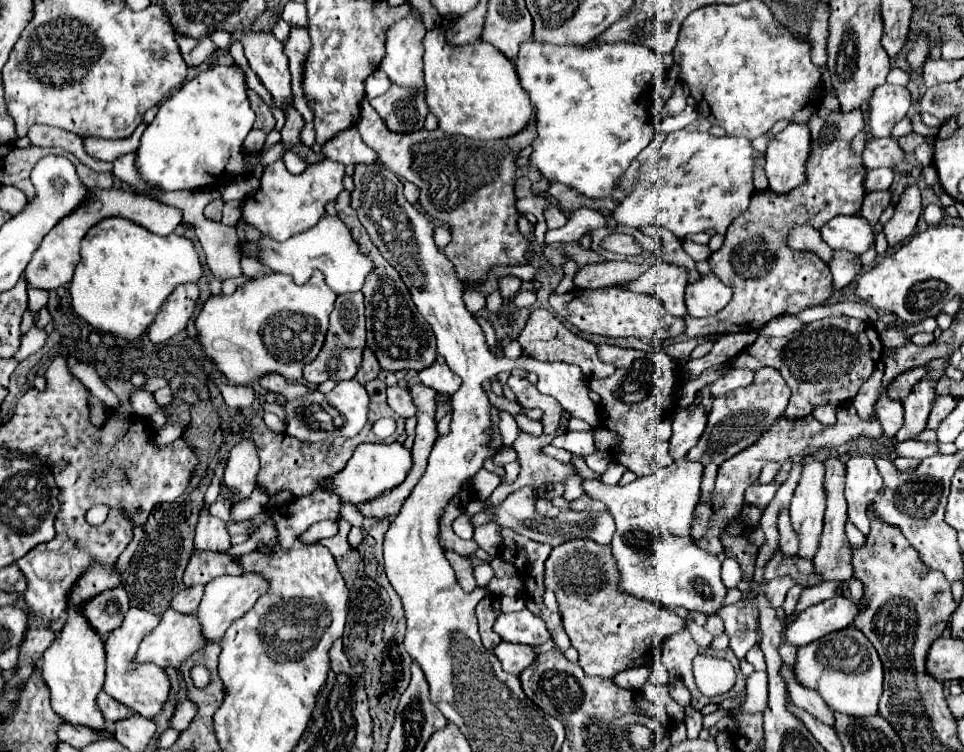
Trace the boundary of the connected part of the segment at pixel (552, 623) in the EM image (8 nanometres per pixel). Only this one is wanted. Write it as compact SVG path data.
M507 528L501 532L501 536L503 536L501 558L503 558L505 562L515 564L517 570L521 572L521 578L523 578L525 588L527 588L527 592L529 592L527 608L529 608L535 616L541 616L541 618L545 620L545 624L547 624L547 628L549 628L549 632L551 632L551 636L553 636L557 648L565 650L565 648L569 646L569 638L565 636L565 630L563 630L563 626L561 626L561 616L555 614L555 612L551 612L551 610L543 604L543 594L545 594L545 584L543 584L543 576L545 576L545 560L547 560L547 556L551 554L551 546L549 546L549 544L535 542L535 540L529 540L529 538L525 538L525 536L521 536L521 534L513 532L513 530L507 530Z

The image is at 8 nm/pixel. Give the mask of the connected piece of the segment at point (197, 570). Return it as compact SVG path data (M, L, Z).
M193 552L183 574L183 582L187 588L191 588L197 584L207 584L225 574L241 574L241 568L231 556L219 552Z

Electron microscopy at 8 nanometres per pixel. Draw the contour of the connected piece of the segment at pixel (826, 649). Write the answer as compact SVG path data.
M853 624L799 648L793 672L801 686L819 692L827 706L835 712L853 718L879 714L877 704L883 694L883 664L873 644Z

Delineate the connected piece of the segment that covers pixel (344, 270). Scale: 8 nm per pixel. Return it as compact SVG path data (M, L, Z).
M323 214L323 218L319 218L319 222L313 228L309 228L301 234L295 234L285 242L277 242L271 236L261 236L259 242L263 242L263 244L257 246L257 250L251 254L251 258L259 260L273 272L291 276L295 284L305 284L311 278L311 272L321 270L327 286L333 292L347 294L347 292L361 290L365 284L365 278L375 270L373 260L359 250L359 244L353 240L351 230L343 224L343 220L339 216Z

